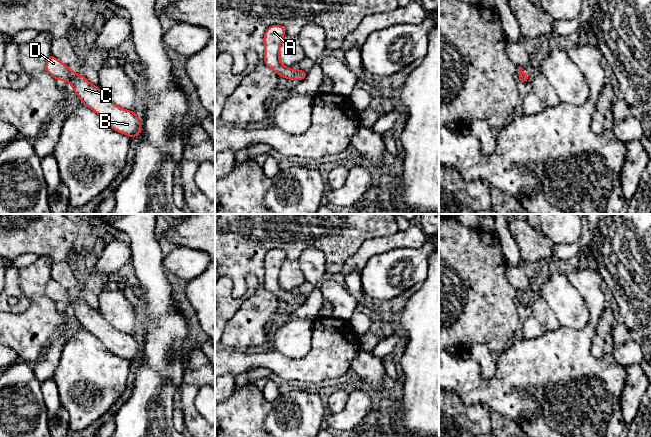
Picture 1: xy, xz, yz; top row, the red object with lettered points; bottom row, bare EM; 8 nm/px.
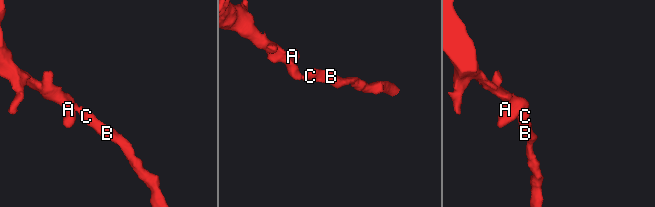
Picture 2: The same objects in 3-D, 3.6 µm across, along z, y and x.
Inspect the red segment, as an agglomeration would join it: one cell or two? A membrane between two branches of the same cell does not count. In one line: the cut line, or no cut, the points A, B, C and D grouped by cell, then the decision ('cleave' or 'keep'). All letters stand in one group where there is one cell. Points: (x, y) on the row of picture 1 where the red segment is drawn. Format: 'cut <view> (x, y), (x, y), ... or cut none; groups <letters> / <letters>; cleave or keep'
cut none; groups A B C D; keep

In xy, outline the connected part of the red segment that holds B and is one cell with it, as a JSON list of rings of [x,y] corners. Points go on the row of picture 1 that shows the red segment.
[[[51,54],[46,60],[45,71],[59,81],[67,81],[82,104],[97,113],[113,130],[130,138],[141,133],[141,123],[134,111],[114,104],[97,85],[91,84],[84,75],[77,74]]]

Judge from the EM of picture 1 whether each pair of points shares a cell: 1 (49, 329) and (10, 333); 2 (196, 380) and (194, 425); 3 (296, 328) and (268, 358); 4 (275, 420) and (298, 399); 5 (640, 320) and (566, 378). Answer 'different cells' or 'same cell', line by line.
1: same cell
2: same cell
3: different cells
4: same cell
5: different cells

